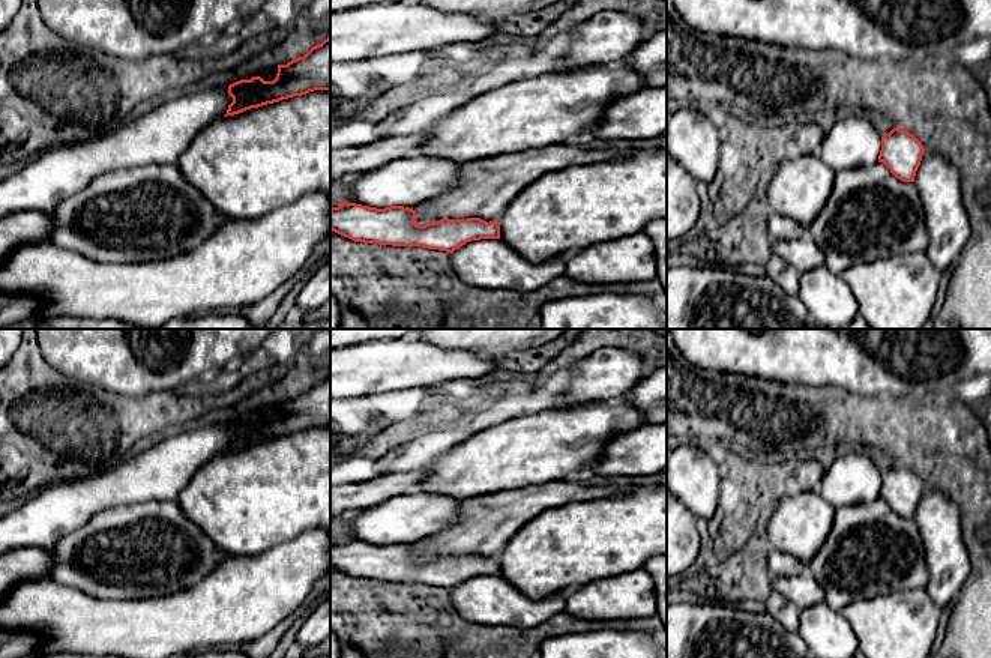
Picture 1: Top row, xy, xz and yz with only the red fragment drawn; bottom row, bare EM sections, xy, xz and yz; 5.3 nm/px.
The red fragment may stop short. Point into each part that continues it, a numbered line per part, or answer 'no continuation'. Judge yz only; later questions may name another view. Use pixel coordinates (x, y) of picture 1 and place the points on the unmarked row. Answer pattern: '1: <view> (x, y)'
1: yz (870, 550)

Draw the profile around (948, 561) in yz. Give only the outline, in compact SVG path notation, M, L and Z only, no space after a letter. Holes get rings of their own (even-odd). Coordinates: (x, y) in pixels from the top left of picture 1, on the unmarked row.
M923 488L914 520L923 541L929 580L926 590L944 608L958 599L971 560L962 538L961 514L953 500L934 488Z

